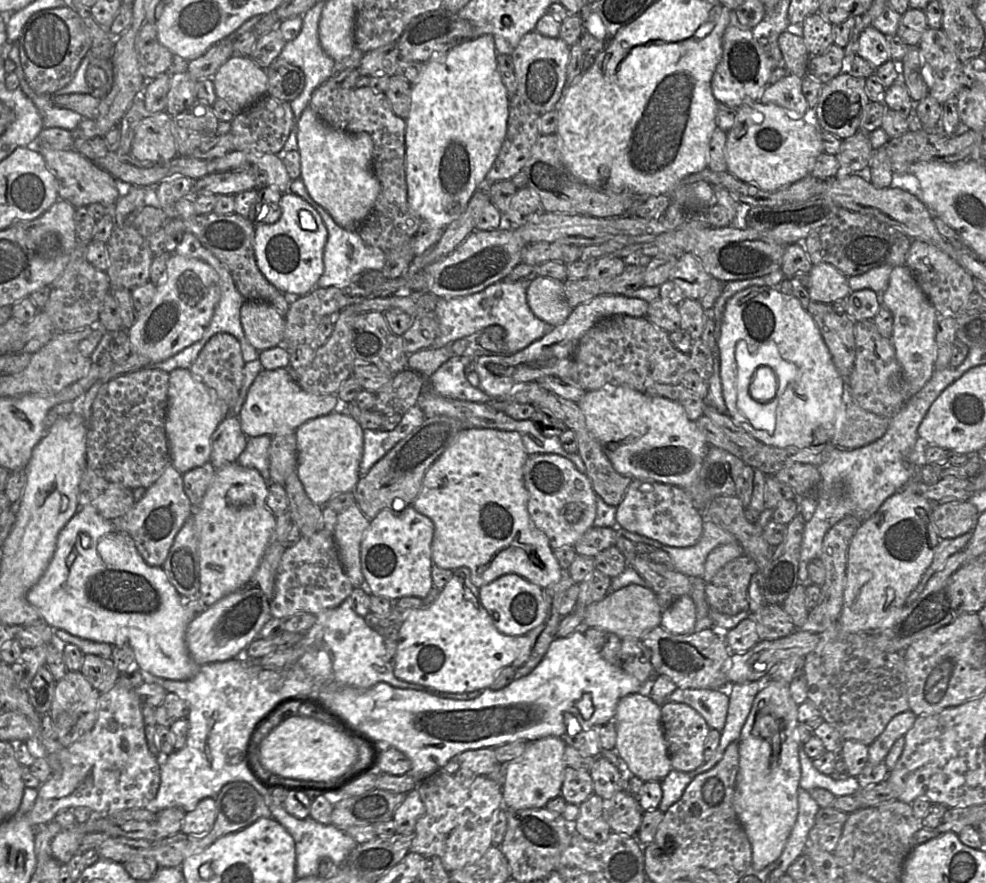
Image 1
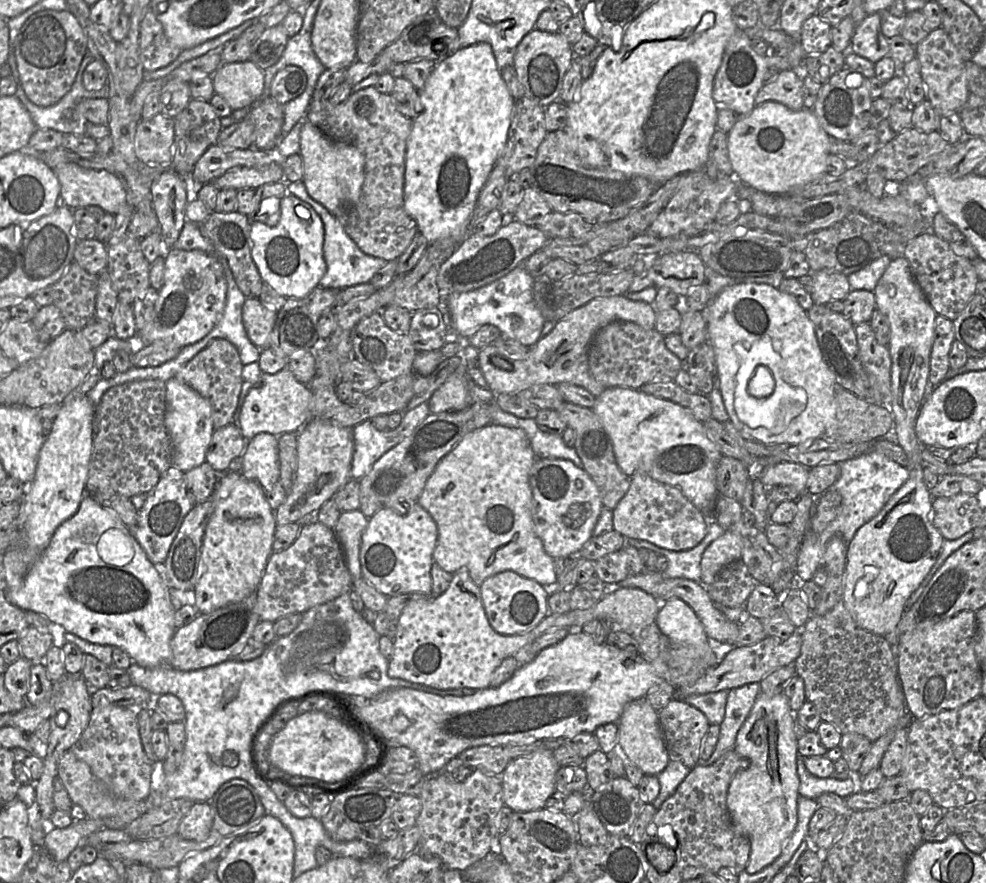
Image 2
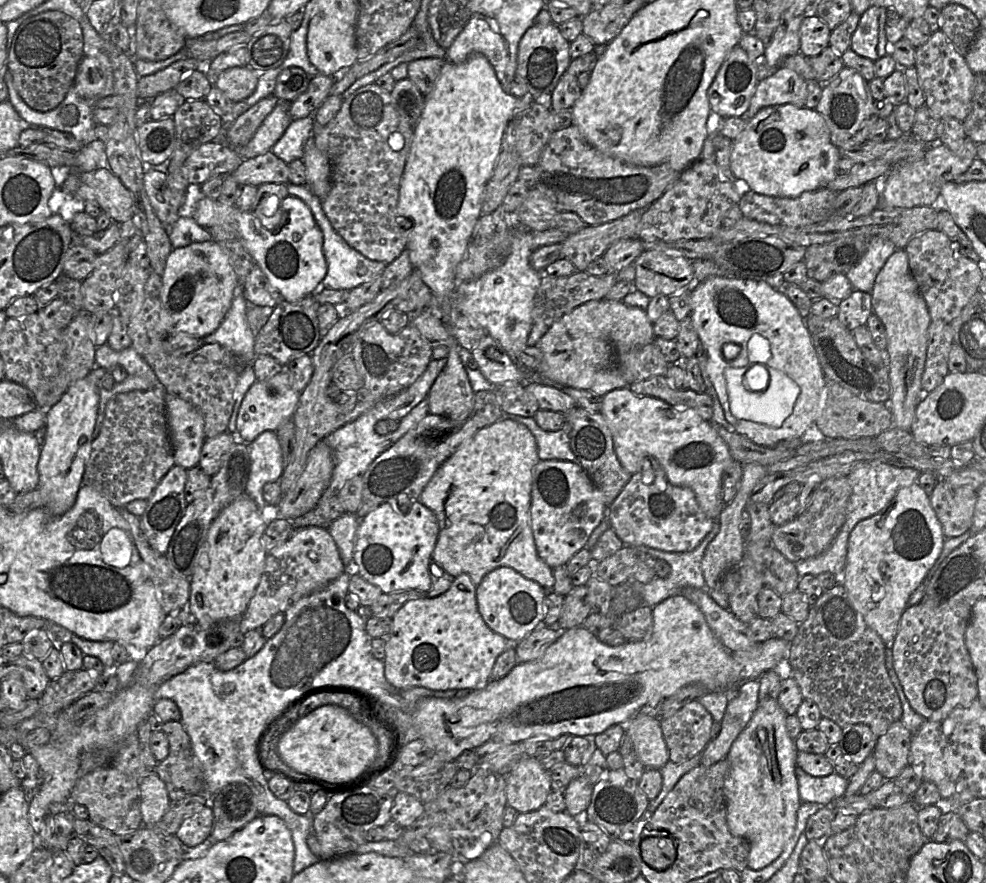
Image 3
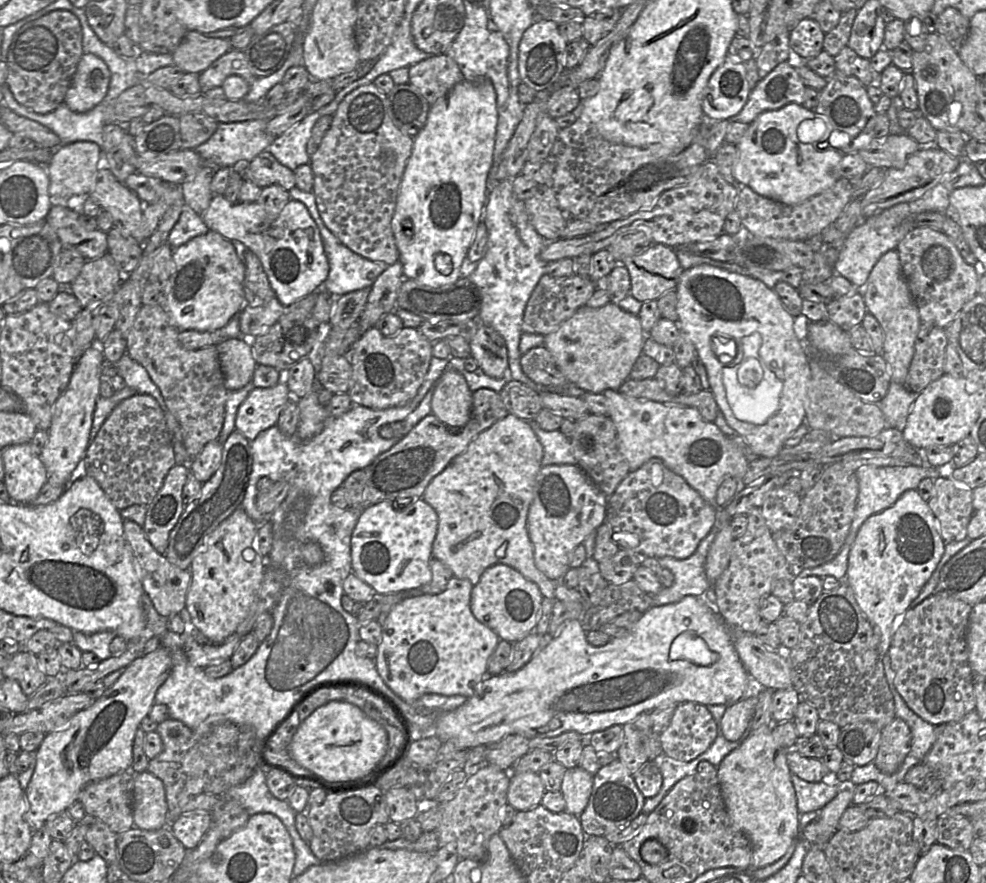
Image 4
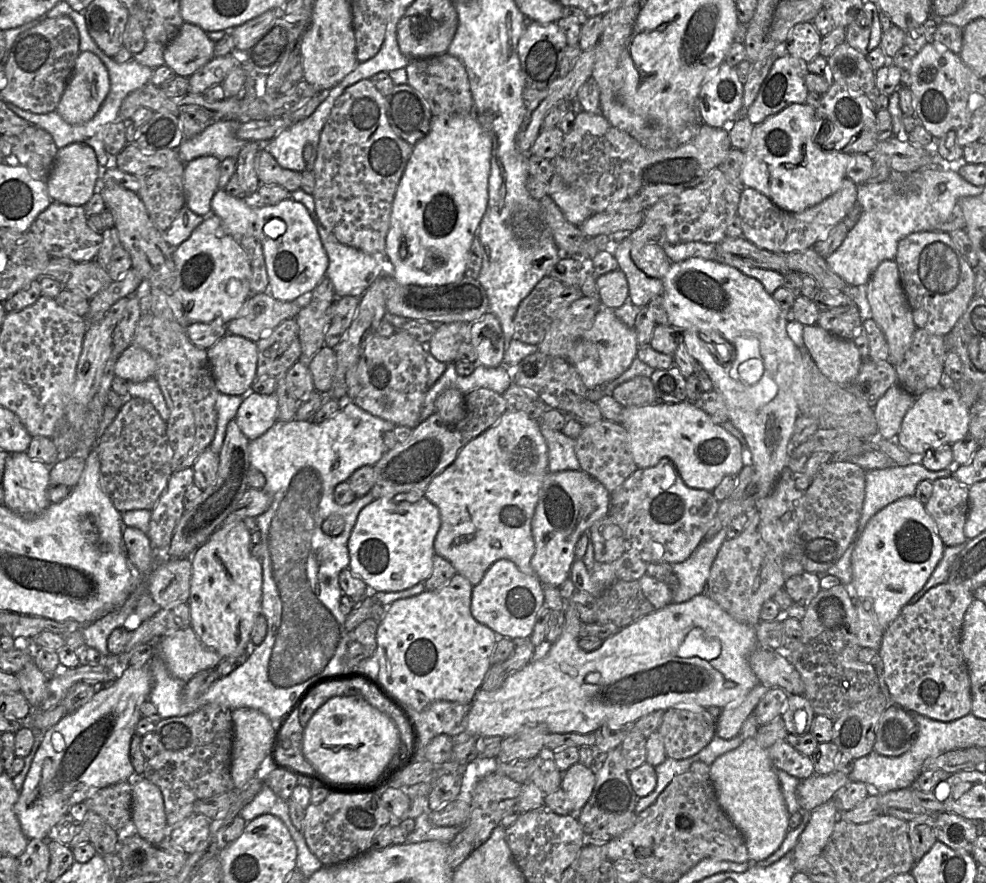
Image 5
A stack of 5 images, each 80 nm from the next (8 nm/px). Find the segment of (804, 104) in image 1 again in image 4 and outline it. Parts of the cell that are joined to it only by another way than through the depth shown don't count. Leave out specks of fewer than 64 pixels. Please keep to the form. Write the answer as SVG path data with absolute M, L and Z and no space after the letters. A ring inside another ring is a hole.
M795 60L782 62L759 80L740 113L727 120L751 124L765 111L778 110L790 103L803 105L805 88L796 70Z

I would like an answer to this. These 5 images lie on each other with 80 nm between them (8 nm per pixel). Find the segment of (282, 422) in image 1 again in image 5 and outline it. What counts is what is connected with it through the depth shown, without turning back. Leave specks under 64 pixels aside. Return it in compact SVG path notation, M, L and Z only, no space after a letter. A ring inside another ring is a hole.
M249 394L239 406L235 419L248 440L259 438L278 420L277 395Z

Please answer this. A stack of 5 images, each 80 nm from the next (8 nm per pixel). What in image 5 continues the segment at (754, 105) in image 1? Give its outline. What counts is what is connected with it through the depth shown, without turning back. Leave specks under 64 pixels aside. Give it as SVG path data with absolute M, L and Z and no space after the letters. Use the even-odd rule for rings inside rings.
M791 104L781 112L768 117L754 127L750 144L745 152L742 182L768 197L779 208L788 212L803 212L833 195L846 178L851 155L836 150L824 150L823 145L833 135L835 126L819 117L817 109L808 104Z

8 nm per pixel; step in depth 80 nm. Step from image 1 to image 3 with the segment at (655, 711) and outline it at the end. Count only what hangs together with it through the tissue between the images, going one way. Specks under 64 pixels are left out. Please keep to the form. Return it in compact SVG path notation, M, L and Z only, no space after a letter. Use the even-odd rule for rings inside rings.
M637 712L625 725L625 731L645 768L661 769L669 761L660 718Z

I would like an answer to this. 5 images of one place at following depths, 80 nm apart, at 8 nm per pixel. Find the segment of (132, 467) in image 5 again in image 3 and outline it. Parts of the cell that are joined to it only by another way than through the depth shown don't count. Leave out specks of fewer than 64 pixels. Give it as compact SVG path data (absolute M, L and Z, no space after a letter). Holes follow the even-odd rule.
M165 389L133 390L119 393L105 408L100 432L91 444L83 484L99 491L116 508L135 499L148 500L155 488L175 465L166 418Z

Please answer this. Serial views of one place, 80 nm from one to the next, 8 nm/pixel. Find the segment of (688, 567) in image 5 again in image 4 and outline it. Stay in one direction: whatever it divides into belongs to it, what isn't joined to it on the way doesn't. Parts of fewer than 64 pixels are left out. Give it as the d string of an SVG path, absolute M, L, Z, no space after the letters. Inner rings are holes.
M715 525L708 535L699 543L696 551L686 559L661 557L657 560L663 568L667 568L674 576L672 586L652 595L652 607L676 603L685 596L705 597L710 583L705 572L708 550L718 533Z

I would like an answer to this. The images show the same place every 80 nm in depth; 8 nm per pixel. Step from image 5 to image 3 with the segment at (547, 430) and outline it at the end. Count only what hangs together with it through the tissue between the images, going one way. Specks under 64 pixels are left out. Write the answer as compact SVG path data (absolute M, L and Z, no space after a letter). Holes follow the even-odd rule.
M504 416L524 424L531 431L536 440L540 460L562 460L578 464L570 447L570 439L563 434L561 429L555 432L545 431L537 425L533 417Z

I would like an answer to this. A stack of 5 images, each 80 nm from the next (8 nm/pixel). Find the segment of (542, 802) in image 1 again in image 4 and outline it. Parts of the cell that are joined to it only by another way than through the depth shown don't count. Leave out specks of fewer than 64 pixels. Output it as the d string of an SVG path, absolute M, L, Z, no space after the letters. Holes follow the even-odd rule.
M510 771L507 801L517 811L527 811L539 806L545 792L538 773L511 773Z

